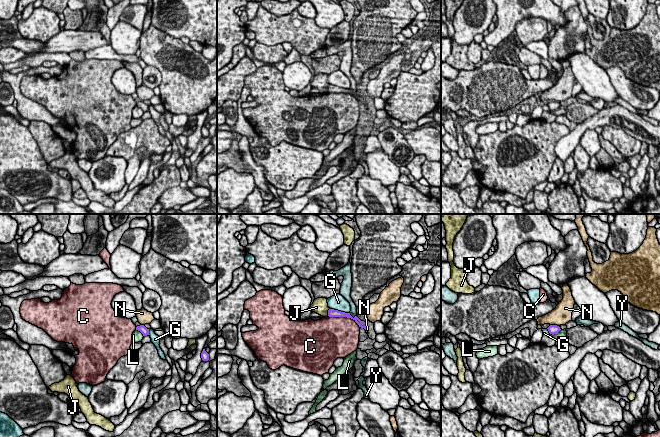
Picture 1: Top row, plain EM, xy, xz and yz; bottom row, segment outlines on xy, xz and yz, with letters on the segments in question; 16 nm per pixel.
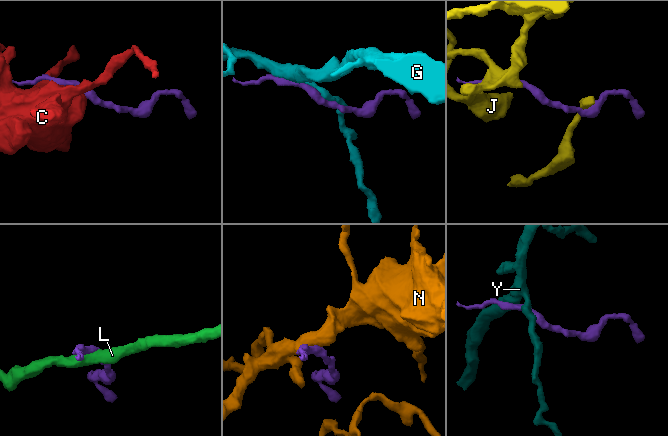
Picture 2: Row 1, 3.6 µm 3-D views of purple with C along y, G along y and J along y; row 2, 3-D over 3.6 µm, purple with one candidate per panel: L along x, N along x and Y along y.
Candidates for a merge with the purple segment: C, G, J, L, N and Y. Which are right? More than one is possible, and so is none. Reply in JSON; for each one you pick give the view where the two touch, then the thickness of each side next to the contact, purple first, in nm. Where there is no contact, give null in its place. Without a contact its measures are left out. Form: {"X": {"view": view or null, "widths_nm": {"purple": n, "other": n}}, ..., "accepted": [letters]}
{"Y": {"view": "xz", "widths_nm": {"purple": 120, "other": 120}}, "accepted": ["Y"]}

